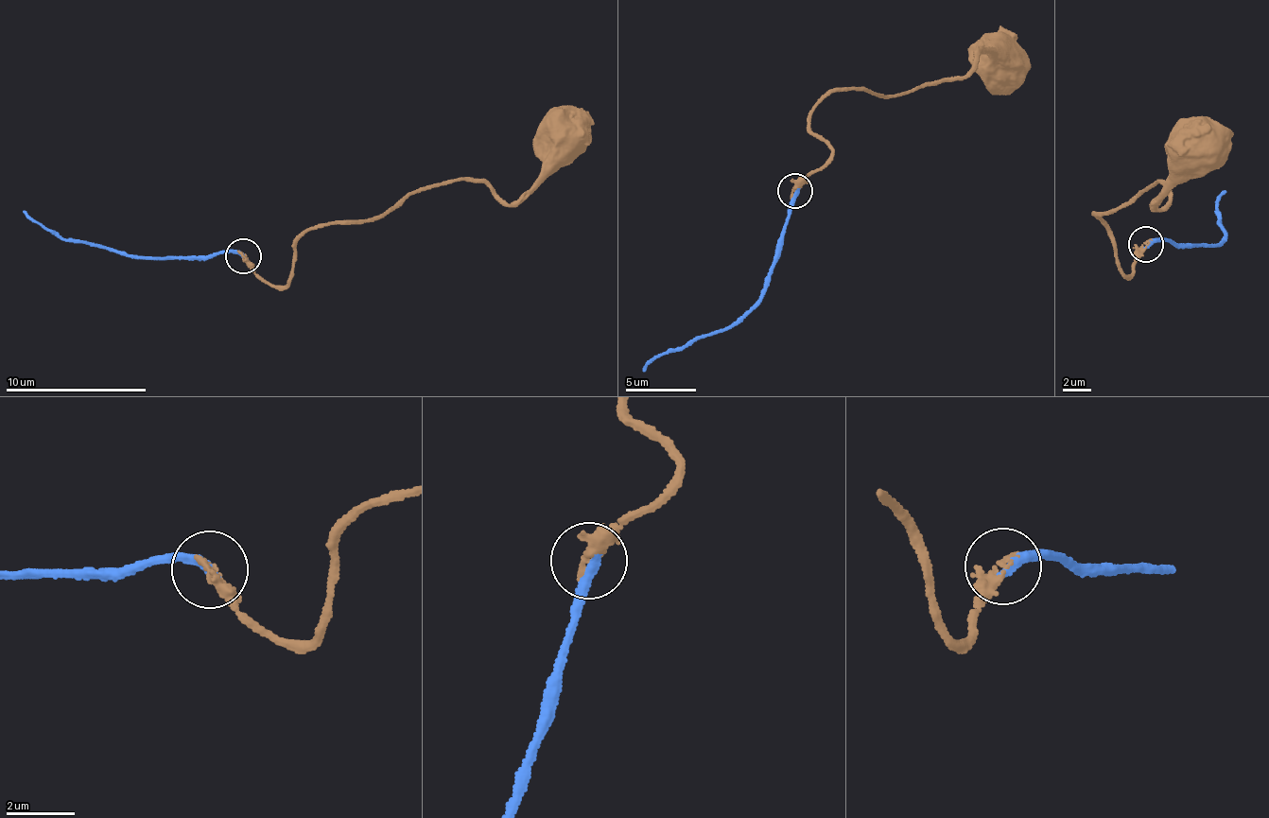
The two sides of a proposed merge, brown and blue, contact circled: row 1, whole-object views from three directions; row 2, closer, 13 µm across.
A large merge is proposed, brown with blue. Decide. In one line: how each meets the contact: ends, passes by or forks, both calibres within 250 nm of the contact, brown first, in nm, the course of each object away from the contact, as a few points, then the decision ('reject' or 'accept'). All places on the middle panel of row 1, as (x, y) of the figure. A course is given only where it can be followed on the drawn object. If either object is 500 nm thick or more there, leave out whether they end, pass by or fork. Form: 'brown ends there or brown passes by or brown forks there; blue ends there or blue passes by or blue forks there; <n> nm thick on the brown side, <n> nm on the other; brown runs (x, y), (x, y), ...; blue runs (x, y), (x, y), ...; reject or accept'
brown ends there; blue ends there; 280 nm thick on the brown side, 320 nm on the other; brown runs (794, 191), (826, 164), (829, 153), (808, 126), (830, 93), (898, 95), (957, 78), (987, 39), (996, 52); blue runs (794, 191), (792, 213), (784, 234), (781, 255), (769, 285), (744, 313), (717, 331), (691, 339), (641, 370); accept

